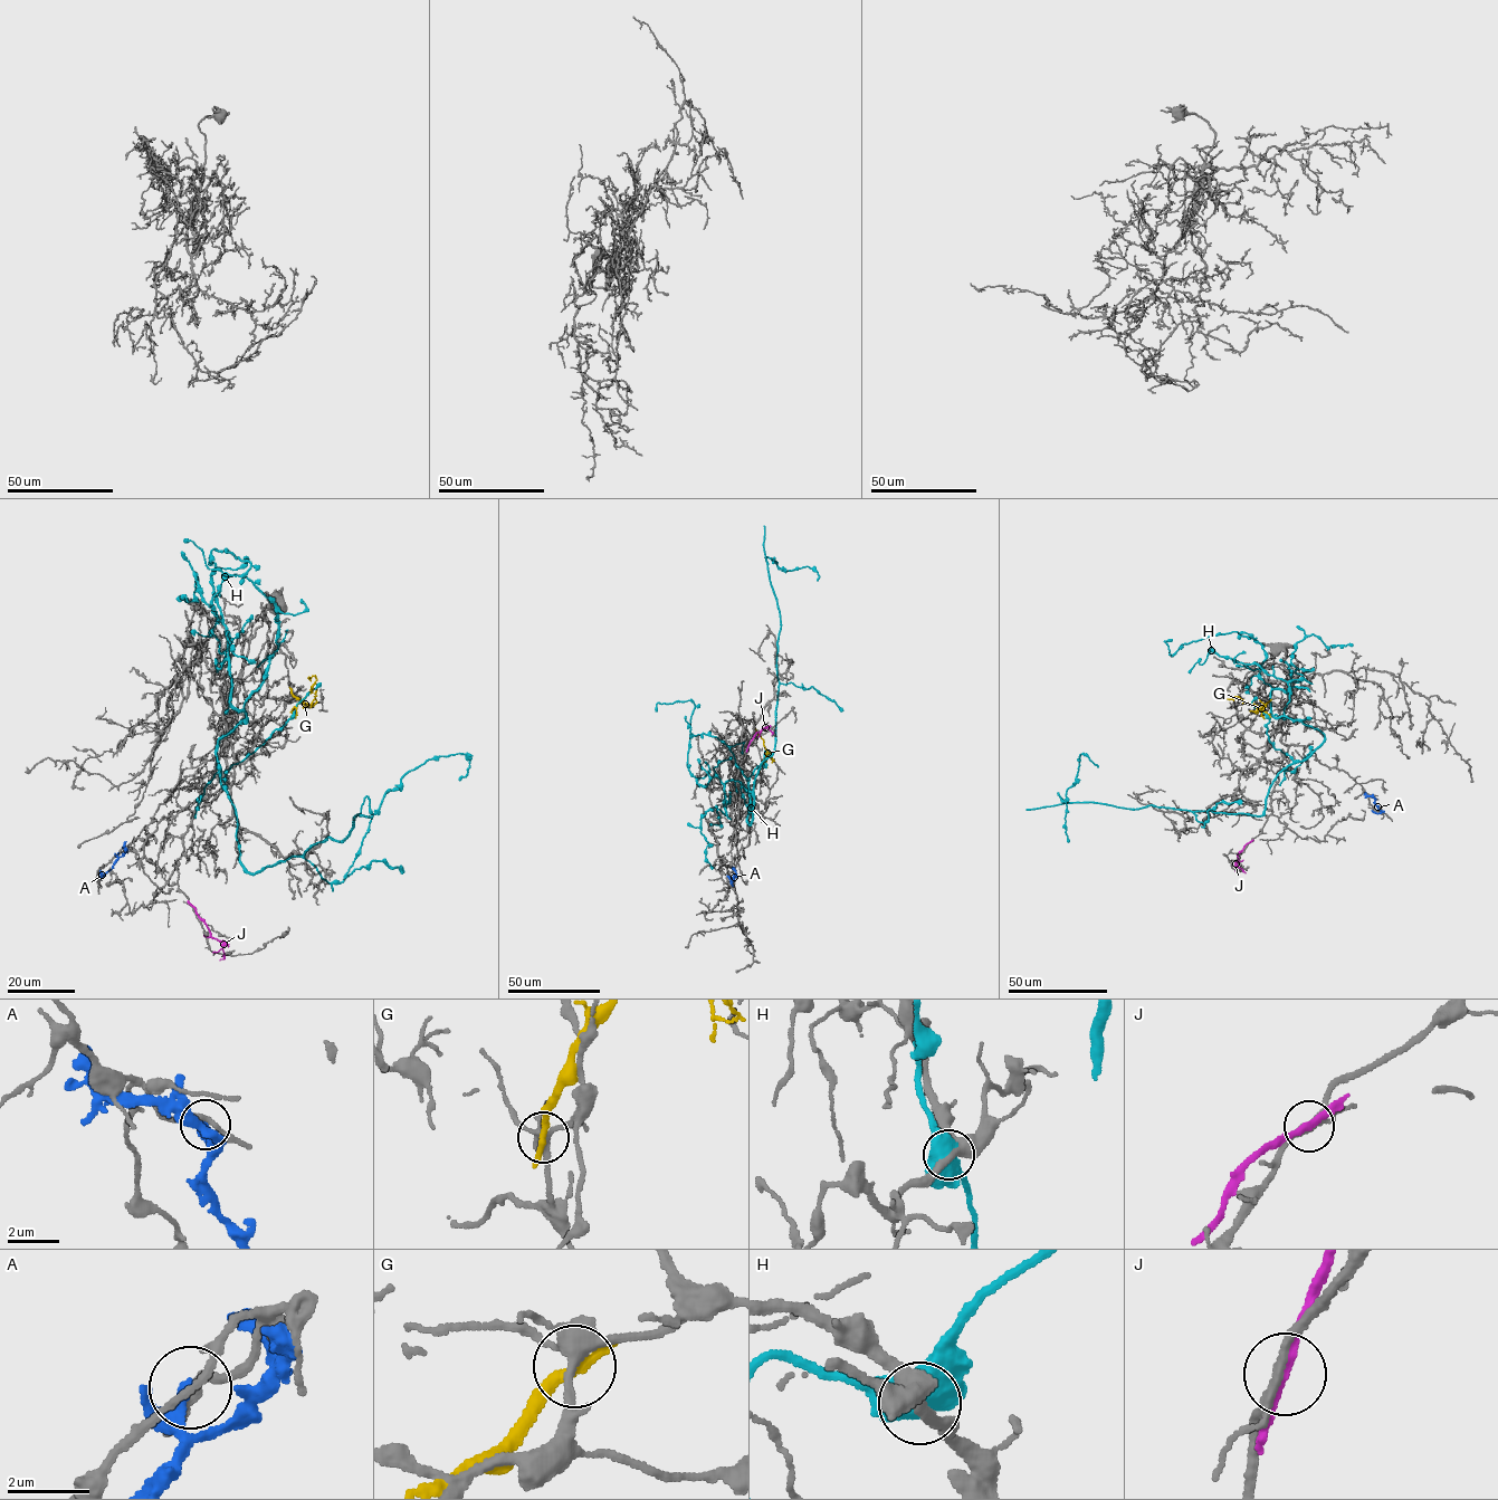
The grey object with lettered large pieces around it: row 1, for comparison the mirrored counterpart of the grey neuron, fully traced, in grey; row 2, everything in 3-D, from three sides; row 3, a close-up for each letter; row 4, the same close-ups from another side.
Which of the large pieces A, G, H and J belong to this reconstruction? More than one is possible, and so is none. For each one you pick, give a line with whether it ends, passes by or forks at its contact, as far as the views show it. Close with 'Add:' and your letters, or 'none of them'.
Add: none of them

